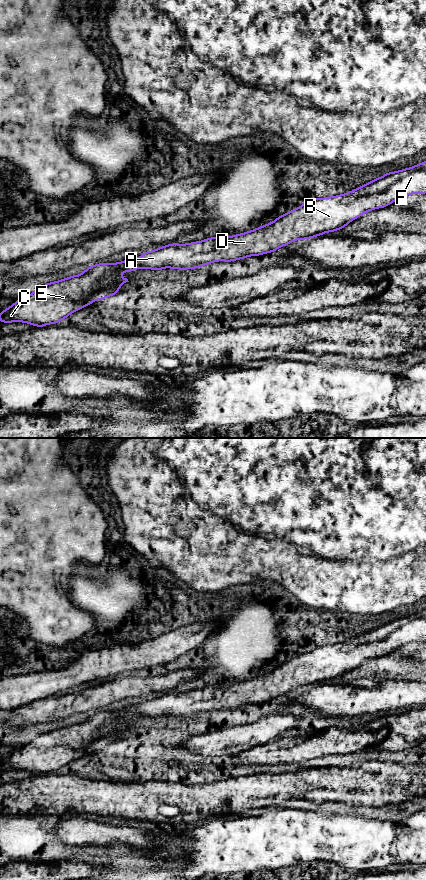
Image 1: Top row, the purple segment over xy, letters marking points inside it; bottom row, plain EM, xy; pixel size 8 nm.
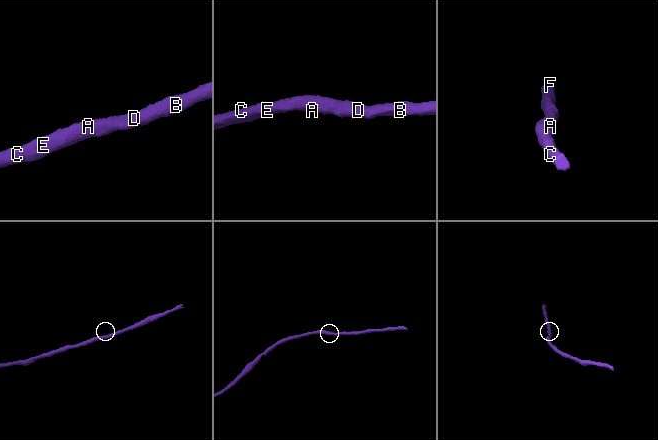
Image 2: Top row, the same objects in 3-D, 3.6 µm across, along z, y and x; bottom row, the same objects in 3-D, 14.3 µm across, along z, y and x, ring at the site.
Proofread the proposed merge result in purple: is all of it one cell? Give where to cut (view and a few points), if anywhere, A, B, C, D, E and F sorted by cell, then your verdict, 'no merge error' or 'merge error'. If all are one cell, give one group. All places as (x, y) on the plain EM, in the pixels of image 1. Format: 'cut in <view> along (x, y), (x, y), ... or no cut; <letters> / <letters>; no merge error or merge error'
no cut; A B C D E F; no merge error

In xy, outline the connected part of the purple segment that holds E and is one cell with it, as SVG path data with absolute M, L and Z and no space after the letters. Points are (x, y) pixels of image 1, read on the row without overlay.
M426 608L409 616L387 620L345 642L313 646L300 655L296 655L284 663L279 663L273 670L251 679L232 684L210 685L185 692L171 691L151 699L144 699L138 706L129 706L116 711L94 712L84 717L84 720L79 723L71 723L65 727L39 734L31 742L20 746L7 757L2 758L0 771L22 770L35 775L53 773L67 767L70 762L83 755L91 753L94 749L118 742L120 735L129 730L127 726L119 723L122 720L133 720L140 716L159 719L170 716L180 717L183 720L186 717L197 717L218 709L232 710L250 704L272 701L299 687L308 688L325 681L341 678L364 661L378 656L386 656L398 647L411 642L426 642Z

